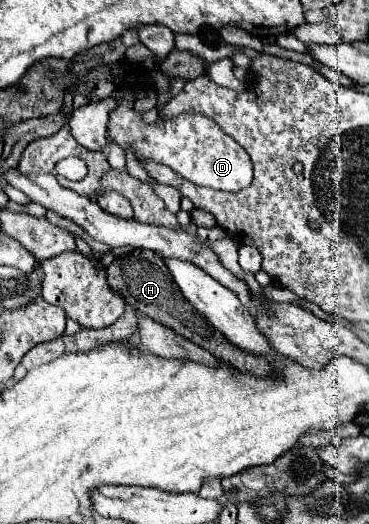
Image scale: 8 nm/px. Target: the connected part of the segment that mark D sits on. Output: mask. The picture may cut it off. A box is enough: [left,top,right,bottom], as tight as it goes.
[109,100,253,190]

